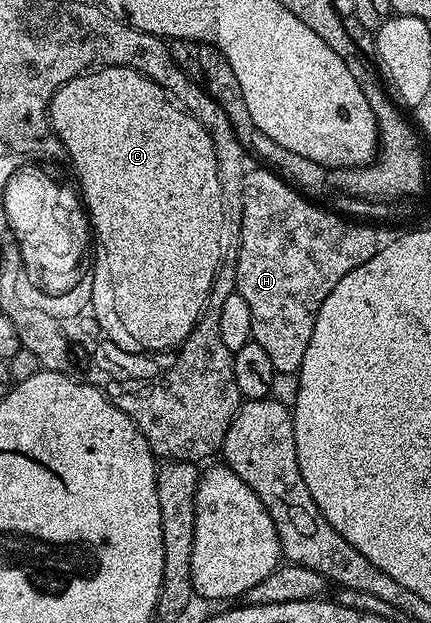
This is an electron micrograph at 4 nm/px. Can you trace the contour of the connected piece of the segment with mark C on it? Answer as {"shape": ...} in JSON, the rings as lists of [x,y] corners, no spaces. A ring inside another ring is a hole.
{"shape":[[[111,66],[106,68],[94,68],[90,71],[81,73],[80,76],[71,78],[71,82],[67,82],[53,95],[53,101],[49,103],[49,124],[53,127],[53,132],[65,143],[65,155],[68,163],[73,163],[73,168],[77,171],[77,180],[81,183],[79,187],[80,195],[83,197],[83,207],[88,215],[88,221],[93,231],[93,239],[95,241],[95,255],[93,257],[93,272],[95,274],[93,299],[91,303],[91,311],[93,310],[92,319],[102,333],[105,334],[107,340],[111,343],[117,344],[123,350],[134,353],[157,353],[167,352],[169,349],[175,349],[189,337],[191,330],[201,320],[201,314],[205,311],[205,306],[209,302],[209,292],[213,289],[213,279],[217,276],[217,268],[221,265],[221,257],[223,249],[221,249],[221,236],[223,240],[223,233],[225,227],[223,226],[223,190],[221,189],[221,179],[219,178],[219,166],[215,158],[215,146],[209,137],[209,131],[196,120],[191,113],[185,111],[180,104],[174,102],[169,93],[165,89],[159,87],[154,80],[147,78],[142,72],[137,72],[133,68],[124,68],[123,66]]]}

